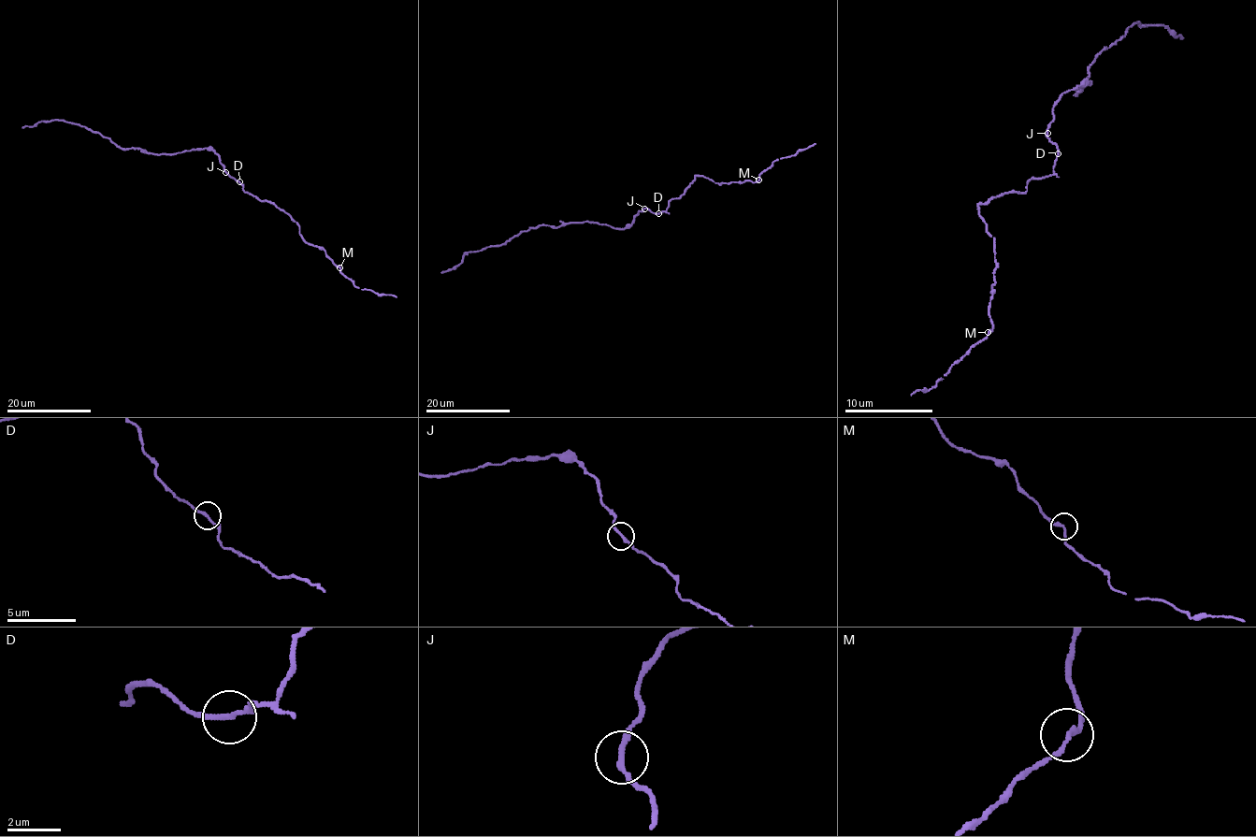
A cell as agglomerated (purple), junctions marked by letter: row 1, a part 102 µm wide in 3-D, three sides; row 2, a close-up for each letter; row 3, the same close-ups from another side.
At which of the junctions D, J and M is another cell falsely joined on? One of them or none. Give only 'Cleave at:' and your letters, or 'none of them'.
Cleave at: none of them

